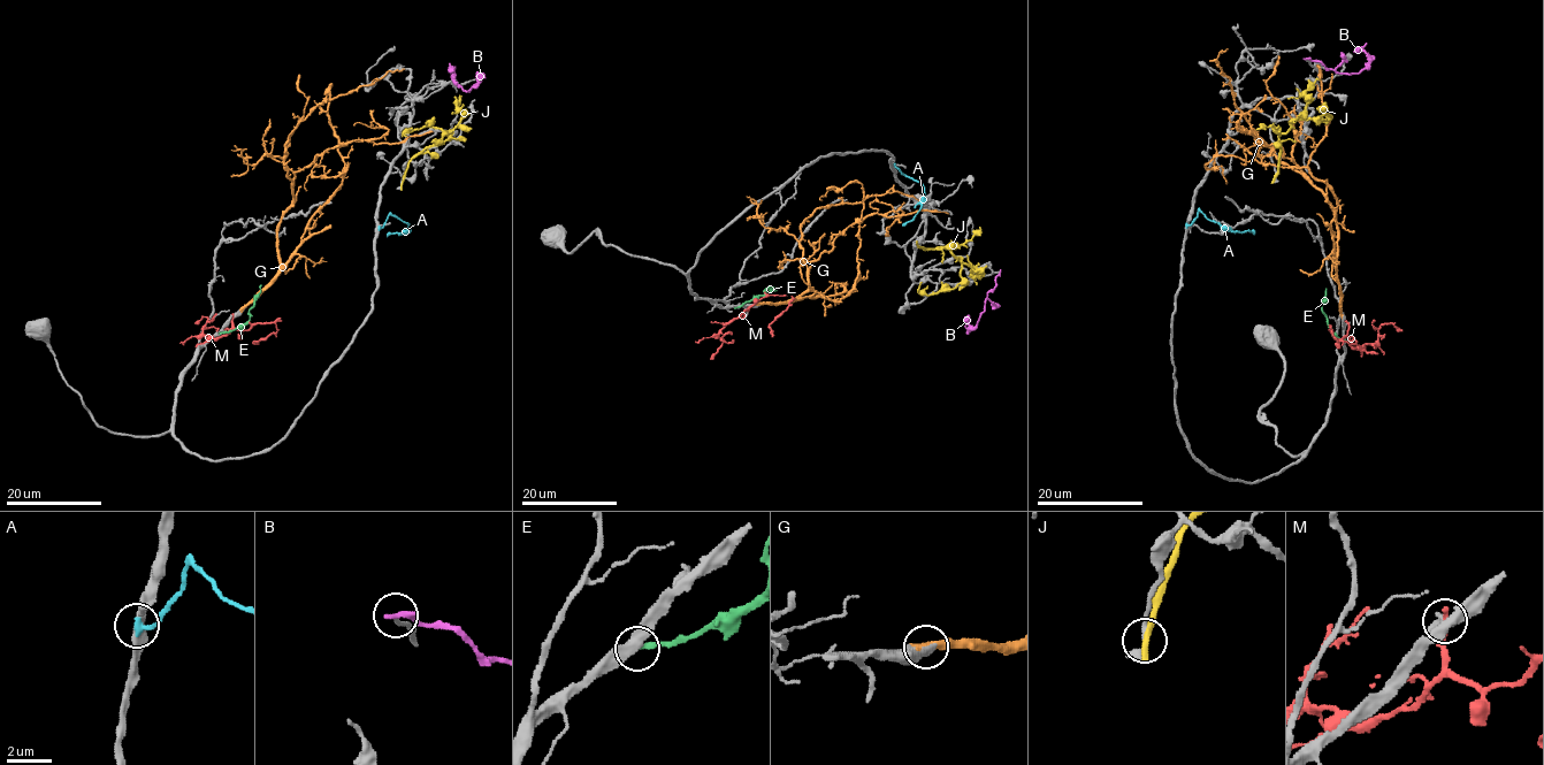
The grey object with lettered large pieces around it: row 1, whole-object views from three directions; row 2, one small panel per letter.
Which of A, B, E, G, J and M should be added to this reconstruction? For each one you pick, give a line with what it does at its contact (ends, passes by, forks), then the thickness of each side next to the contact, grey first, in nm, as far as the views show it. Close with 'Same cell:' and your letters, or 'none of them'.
G: it ends | 480/400 nm
Same cell: G

